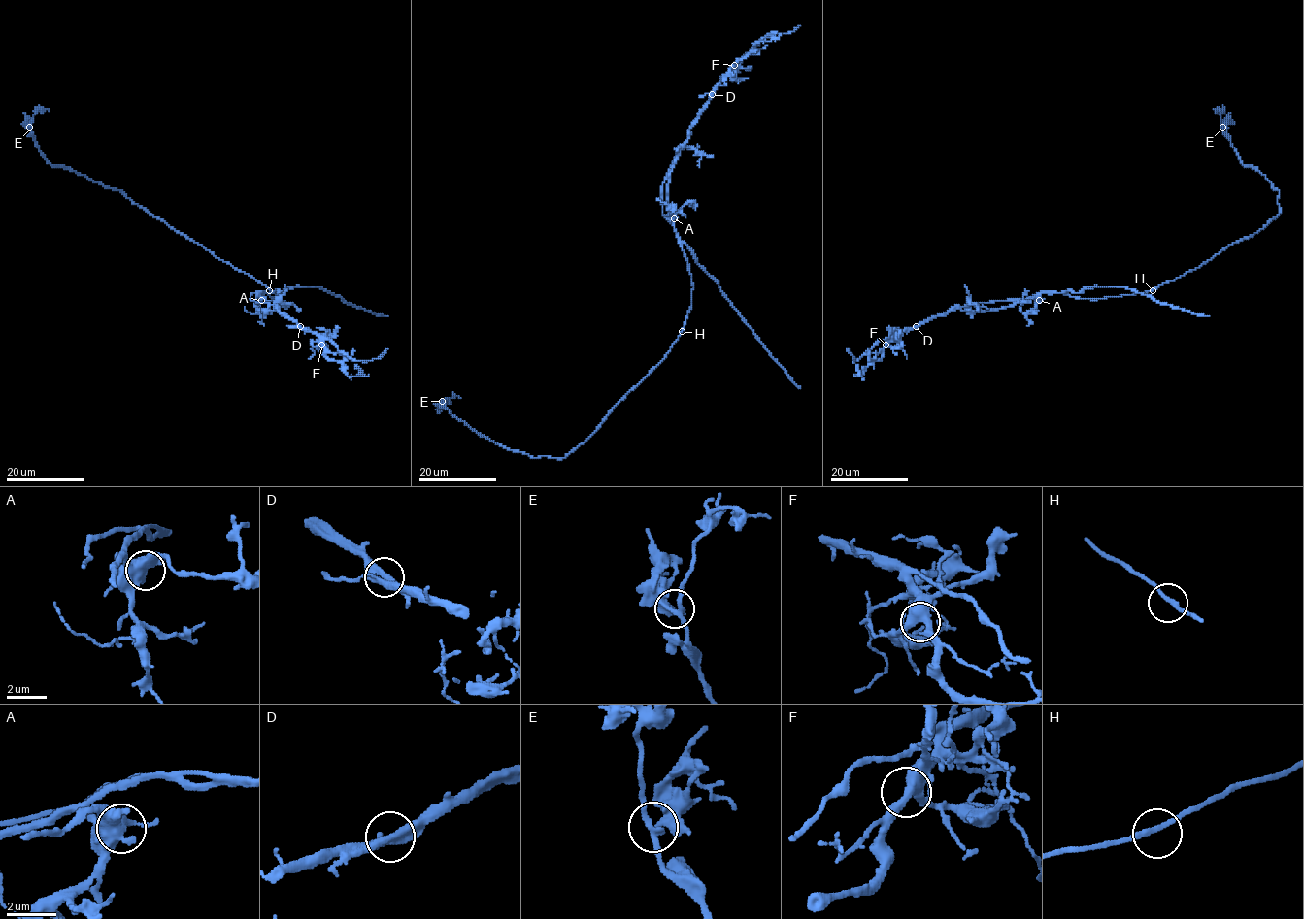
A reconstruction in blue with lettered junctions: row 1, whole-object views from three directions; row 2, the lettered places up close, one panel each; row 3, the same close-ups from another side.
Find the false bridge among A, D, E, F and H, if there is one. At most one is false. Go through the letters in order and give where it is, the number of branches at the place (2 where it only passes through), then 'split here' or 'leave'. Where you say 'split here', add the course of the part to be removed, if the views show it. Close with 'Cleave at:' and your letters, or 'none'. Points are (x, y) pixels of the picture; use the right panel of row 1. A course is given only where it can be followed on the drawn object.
A: (1039, 300) | 4 | leave
D: (916, 326) | 3 | split here | (916, 326), (953, 309), (995, 309), (1042, 292), (1079, 292), (1095, 286), (1128, 287), (1164, 304), (1209, 316)
E: (1222, 127) | 3 | leave
F: (886, 344) | 4 | leave
H: (1153, 290) | 2 | leave
Cleave at: D

